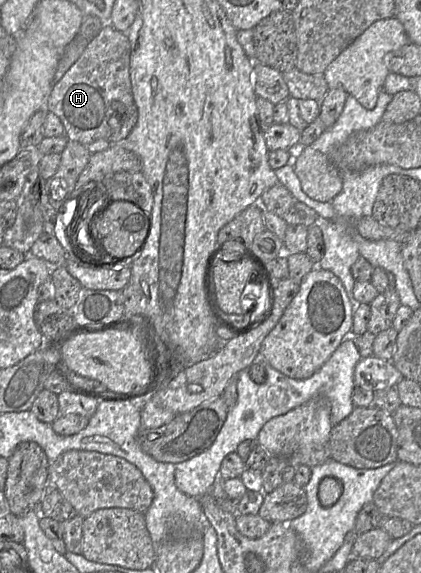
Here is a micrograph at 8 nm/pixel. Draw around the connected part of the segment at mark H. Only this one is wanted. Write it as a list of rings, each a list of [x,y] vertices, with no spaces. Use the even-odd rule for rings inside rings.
[[[105,23],[77,61],[54,83],[46,110],[61,120],[68,140],[83,145],[99,139],[110,144],[121,143],[138,119],[130,80],[130,42],[127,32],[117,31]]]

